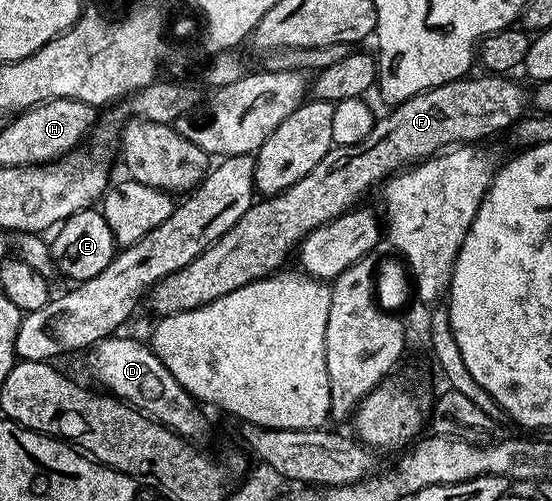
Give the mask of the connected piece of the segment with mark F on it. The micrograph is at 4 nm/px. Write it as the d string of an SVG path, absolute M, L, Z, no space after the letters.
M485 73L485 78L472 78L465 76L454 80L450 84L442 84L433 90L427 90L421 94L415 94L398 106L393 106L387 112L388 115L377 117L374 128L366 140L349 146L333 146L318 164L298 184L286 188L280 194L261 197L253 201L252 207L245 212L242 220L230 228L230 232L223 234L213 246L206 248L186 268L166 276L157 282L150 291L150 299L156 305L157 315L177 314L193 310L199 306L210 304L246 284L256 282L260 278L267 278L281 269L280 266L288 257L293 257L294 251L303 242L308 234L314 232L319 226L325 226L328 222L348 213L357 205L356 202L363 194L368 194L372 189L379 187L388 181L394 174L407 170L409 166L415 166L418 162L424 162L428 158L434 158L437 154L455 148L461 144L480 144L491 134L500 134L511 131L512 127L525 117L529 109L530 98L516 82L511 82L511 77L501 76L496 73Z

